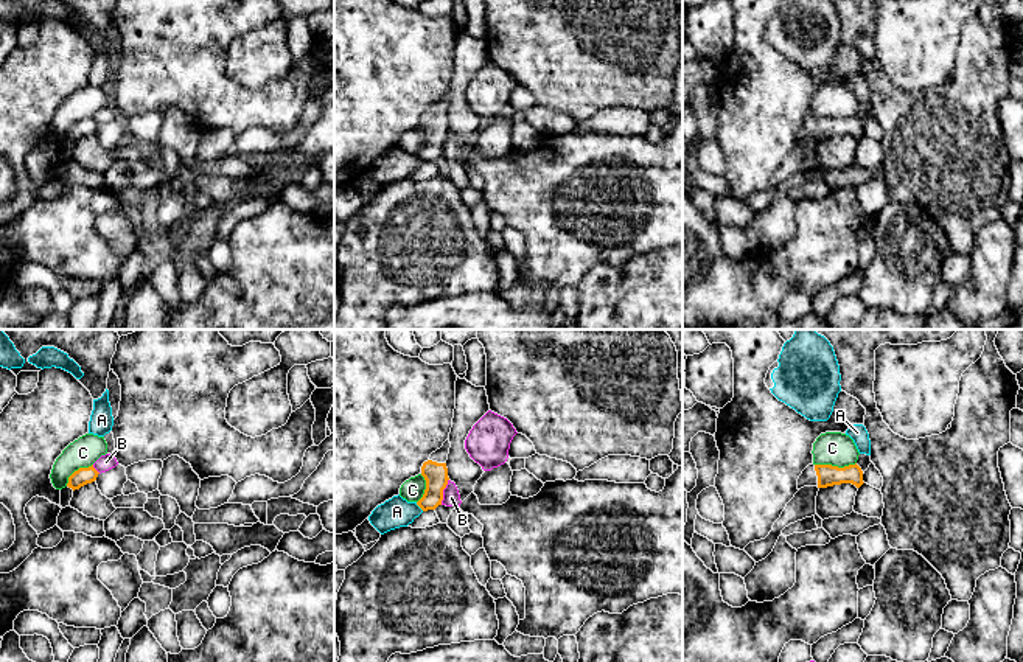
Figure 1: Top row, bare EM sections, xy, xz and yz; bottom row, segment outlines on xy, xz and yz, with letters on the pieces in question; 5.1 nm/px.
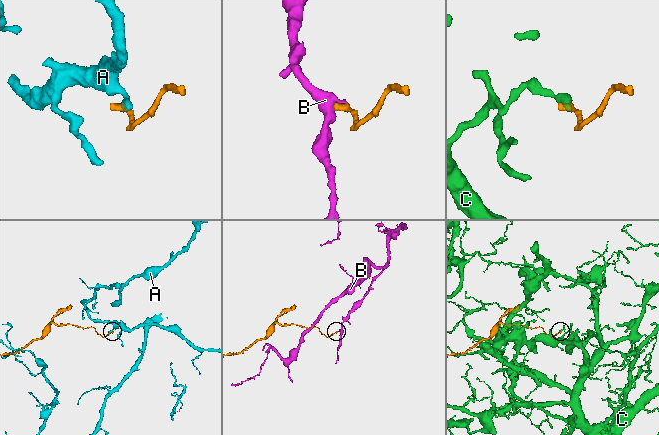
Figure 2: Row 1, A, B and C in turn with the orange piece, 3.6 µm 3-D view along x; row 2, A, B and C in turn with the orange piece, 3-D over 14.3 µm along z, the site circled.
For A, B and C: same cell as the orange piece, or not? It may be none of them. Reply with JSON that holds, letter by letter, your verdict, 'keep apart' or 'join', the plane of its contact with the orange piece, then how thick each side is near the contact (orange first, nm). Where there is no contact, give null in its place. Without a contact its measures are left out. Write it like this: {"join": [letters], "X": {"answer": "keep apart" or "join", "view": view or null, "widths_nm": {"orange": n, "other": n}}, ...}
{"join": [], "A": {"answer": "keep apart", "view": "xz", "widths_nm": {"orange": 130, "other": 160}}, "B": {"answer": "keep apart", "view": "xz", "widths_nm": {"orange": 130, "other": 90}}, "C": {"answer": "keep apart", "view": "yz", "widths_nm": {"orange": 110, "other": 180}}}

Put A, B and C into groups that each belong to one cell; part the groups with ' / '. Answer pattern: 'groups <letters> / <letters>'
groups A / B / C

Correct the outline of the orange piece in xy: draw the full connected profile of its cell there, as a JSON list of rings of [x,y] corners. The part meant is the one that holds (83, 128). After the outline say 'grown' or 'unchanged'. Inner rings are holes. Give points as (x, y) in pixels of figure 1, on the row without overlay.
[[[93,117],[89,120],[79,120],[68,129],[67,138],[72,140],[73,143],[79,141],[81,138],[87,135],[95,134],[98,126],[100,124],[93,120]]]; unchanged

